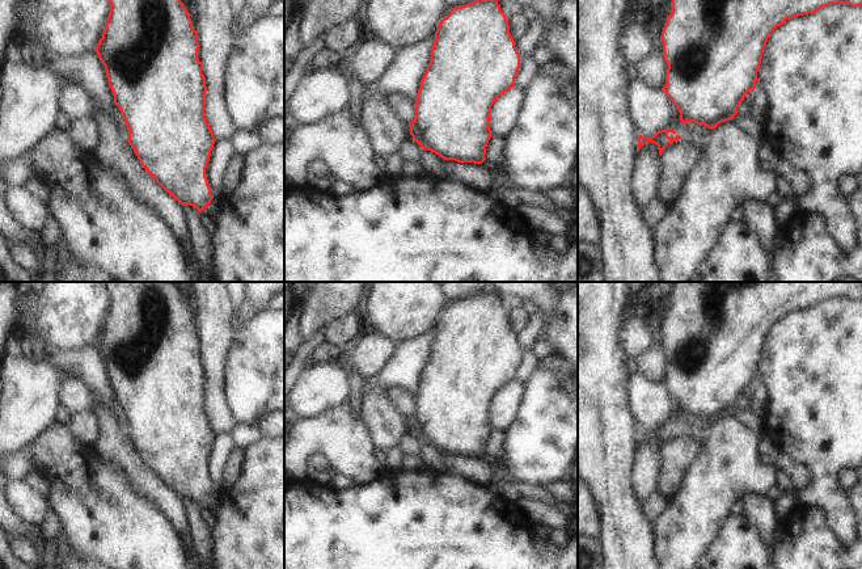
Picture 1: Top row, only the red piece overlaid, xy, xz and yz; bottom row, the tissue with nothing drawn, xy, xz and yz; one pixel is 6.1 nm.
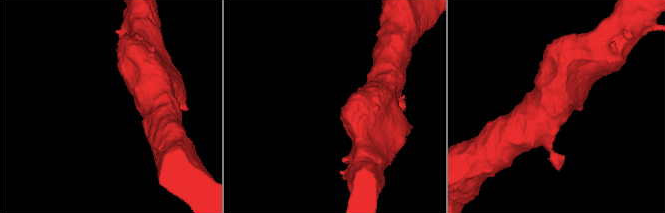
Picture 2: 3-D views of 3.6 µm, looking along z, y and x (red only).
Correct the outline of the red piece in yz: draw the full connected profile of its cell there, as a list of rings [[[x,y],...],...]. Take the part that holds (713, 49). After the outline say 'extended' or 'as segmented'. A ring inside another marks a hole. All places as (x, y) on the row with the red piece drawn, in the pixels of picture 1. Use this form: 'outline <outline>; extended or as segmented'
outline [[[672,0],[672,12],[660,35],[663,56],[668,66],[662,90],[677,108],[681,123],[694,122],[713,130],[719,123],[734,119],[736,108],[744,101],[745,94],[756,89],[764,49],[774,29],[789,18],[815,13],[837,3],[862,5],[862,0]]]; as segmented

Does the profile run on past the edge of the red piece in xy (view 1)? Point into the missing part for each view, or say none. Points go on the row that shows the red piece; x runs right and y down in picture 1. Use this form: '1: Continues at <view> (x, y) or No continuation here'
1: No continuation here

